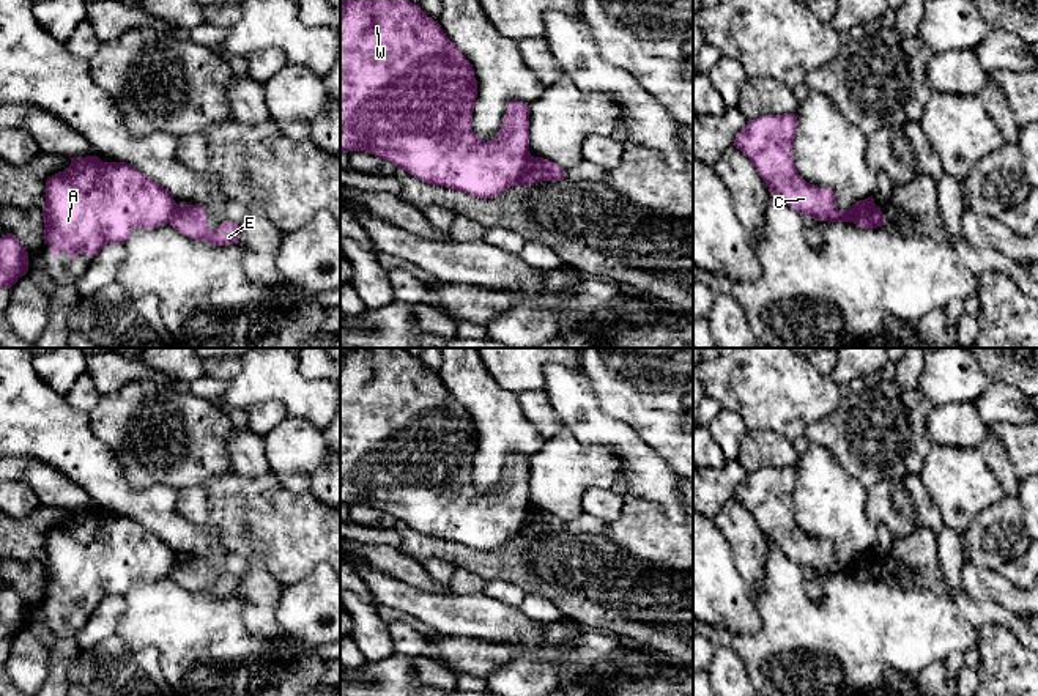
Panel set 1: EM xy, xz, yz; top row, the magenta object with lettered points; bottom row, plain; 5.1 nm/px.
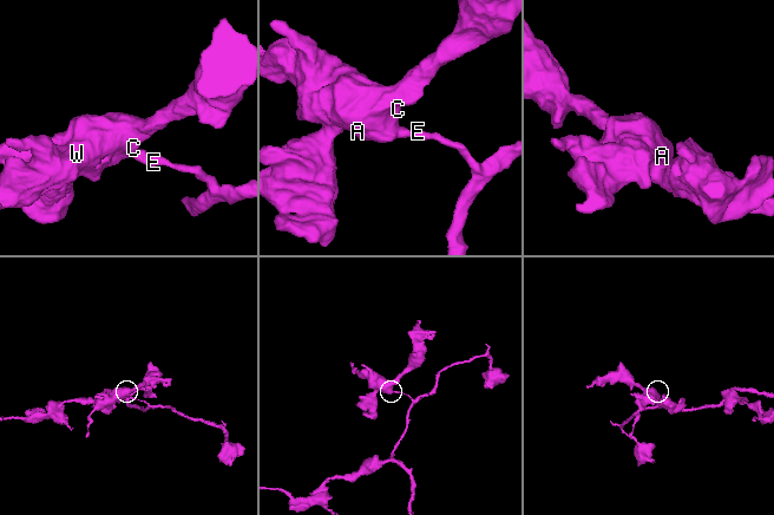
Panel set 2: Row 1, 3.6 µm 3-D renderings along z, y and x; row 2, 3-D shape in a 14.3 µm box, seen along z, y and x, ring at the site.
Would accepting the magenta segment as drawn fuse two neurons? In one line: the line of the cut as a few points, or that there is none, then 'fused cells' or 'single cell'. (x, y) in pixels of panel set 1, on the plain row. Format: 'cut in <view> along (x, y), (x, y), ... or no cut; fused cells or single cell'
cut in xz along (530, 507), (520, 537); fused cells

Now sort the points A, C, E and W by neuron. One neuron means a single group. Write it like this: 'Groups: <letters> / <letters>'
Groups: A C W / E

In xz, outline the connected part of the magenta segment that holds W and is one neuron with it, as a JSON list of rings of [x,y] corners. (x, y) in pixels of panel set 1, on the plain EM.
[[[343,348],[340,350],[340,504],[365,504],[384,513],[391,513],[397,521],[433,537],[458,545],[466,545],[477,551],[495,551],[504,543],[521,539],[521,528],[531,509],[529,505],[529,460],[521,454],[510,454],[502,471],[498,490],[485,494],[473,483],[473,465],[477,450],[477,433],[473,417],[462,403],[446,389],[438,373],[428,370],[419,357],[411,356],[403,348]]]

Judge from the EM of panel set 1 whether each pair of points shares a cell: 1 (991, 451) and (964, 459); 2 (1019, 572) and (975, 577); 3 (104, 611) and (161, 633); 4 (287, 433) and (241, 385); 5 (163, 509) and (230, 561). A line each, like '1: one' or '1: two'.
1: two
2: two
3: two
4: two
5: two

